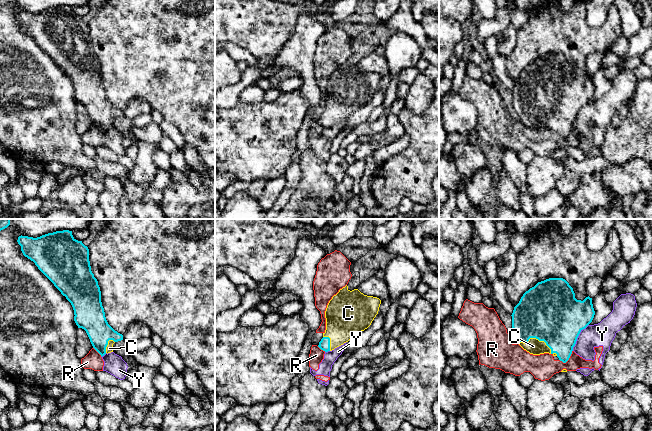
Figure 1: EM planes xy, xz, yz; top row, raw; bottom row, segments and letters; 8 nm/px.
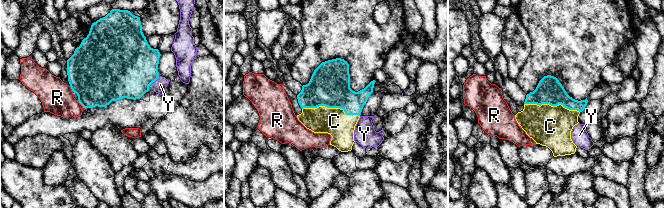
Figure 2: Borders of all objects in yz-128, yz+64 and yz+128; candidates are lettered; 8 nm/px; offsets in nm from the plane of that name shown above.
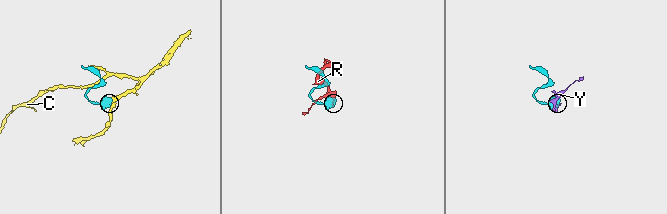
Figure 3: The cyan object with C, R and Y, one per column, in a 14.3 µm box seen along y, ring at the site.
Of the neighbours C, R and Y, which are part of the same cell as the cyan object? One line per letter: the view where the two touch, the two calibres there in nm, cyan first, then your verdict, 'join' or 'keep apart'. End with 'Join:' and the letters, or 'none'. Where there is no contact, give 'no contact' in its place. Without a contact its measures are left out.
C: contact in yz; calibres 480 and 120 nm; join
R: contact in yz; calibres 300 and 200 nm; keep apart
Y: contact in yz; calibres 440 and 190 nm; keep apart
Join: C

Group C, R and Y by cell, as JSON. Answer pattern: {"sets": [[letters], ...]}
{"sets": [["C"], ["R", "Y"]]}

